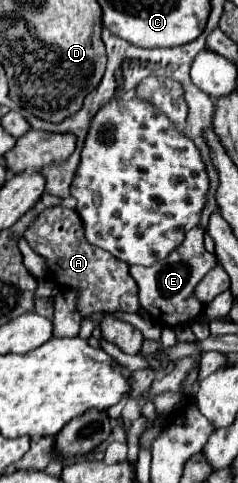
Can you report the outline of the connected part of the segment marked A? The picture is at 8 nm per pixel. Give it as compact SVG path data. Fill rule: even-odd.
M60 205L44 209L38 219L24 231L24 237L34 253L46 259L48 277L60 287L78 291L76 309L82 317L96 311L126 311L138 313L138 285L128 273L128 265L118 261L108 251L90 245L82 233L82 221L74 209L64 209Z

